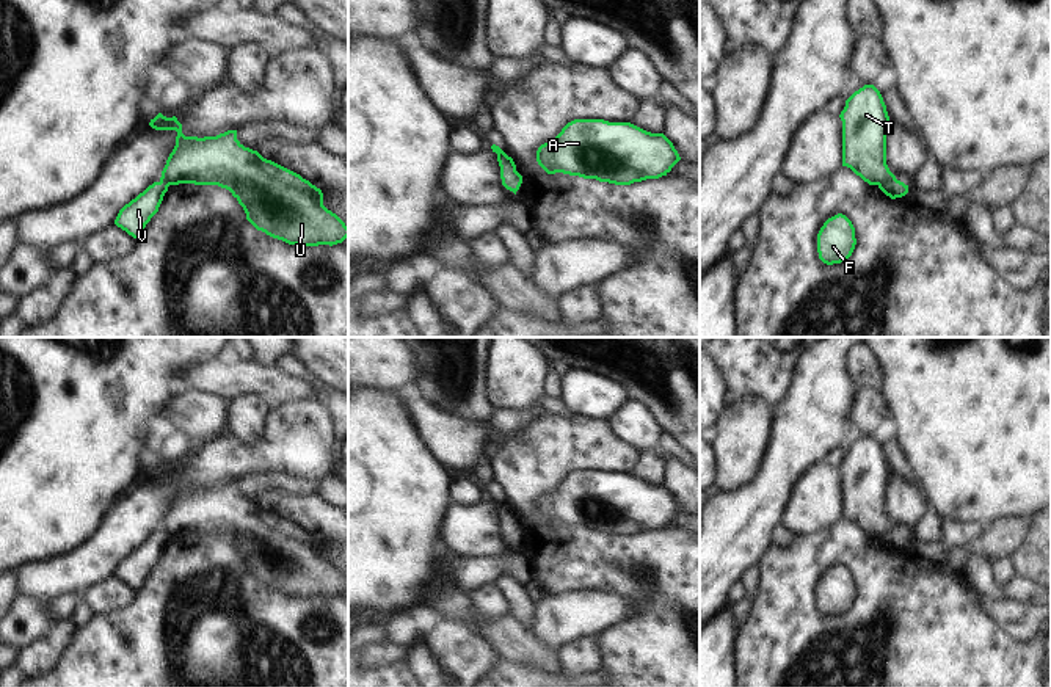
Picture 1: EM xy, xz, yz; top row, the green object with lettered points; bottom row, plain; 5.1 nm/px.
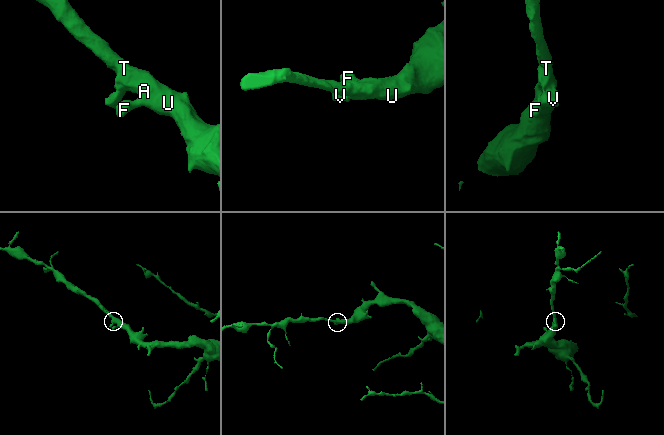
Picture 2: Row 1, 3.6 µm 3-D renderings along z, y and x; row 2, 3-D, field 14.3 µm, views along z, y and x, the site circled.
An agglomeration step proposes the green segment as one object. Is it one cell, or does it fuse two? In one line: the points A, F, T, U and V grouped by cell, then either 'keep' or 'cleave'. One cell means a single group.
A F T U / V; cleave

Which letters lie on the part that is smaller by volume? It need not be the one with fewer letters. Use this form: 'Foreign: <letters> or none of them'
Foreign: V.

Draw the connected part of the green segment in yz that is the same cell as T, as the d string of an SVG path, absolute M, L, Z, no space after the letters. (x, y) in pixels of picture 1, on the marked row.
M864 85L846 100L839 118L842 166L869 185L897 180L886 165L886 133L891 122L880 91L874 85Z

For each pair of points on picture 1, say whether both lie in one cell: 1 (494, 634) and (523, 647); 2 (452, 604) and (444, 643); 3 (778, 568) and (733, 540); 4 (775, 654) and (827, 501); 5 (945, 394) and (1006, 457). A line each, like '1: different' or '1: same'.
1: same
2: different
3: different
4: different
5: same

